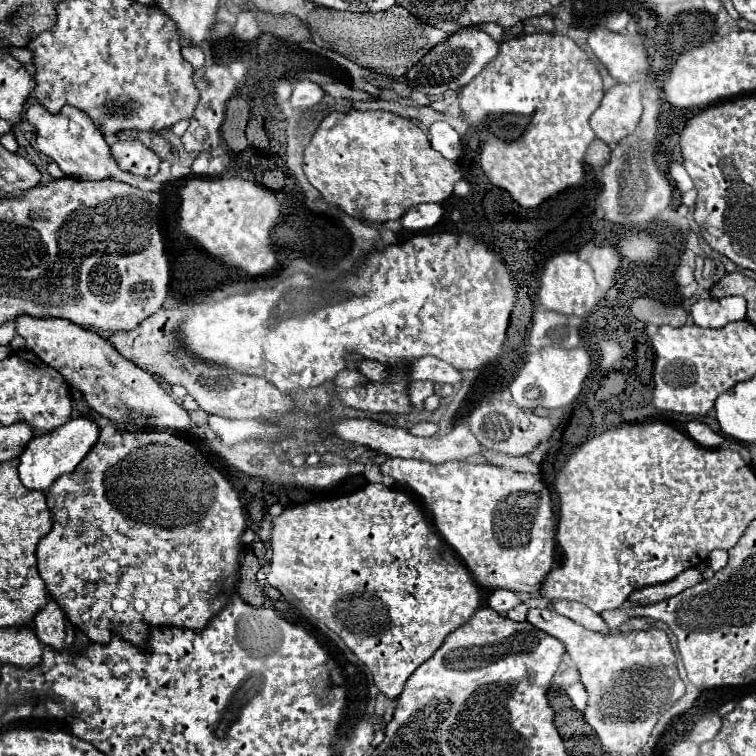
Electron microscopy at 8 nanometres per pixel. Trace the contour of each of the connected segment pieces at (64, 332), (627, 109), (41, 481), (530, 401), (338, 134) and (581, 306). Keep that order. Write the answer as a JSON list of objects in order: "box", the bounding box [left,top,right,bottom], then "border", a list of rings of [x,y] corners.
[{"box":[15,316,191,432],"border":[[[21,316],[15,324],[17,334],[25,338],[27,348],[33,350],[47,366],[55,368],[73,390],[81,392],[85,404],[99,416],[119,424],[131,424],[135,430],[171,428],[183,432],[189,428],[191,418],[187,410],[163,390],[155,376],[113,350],[113,344],[95,330],[81,328],[63,318]]]},{"box":[591,84,641,146],"border":[[[617,84],[605,92],[601,106],[593,112],[591,128],[599,140],[615,146],[635,132],[641,112],[641,86]]]},{"box":[19,416,99,492],"border":[[[87,416],[71,418],[69,422],[65,422],[65,426],[57,426],[57,430],[51,430],[49,434],[35,436],[25,446],[23,454],[19,456],[19,460],[21,460],[19,478],[21,478],[23,486],[29,490],[47,492],[59,476],[69,474],[71,470],[77,468],[77,464],[89,454],[89,450],[93,448],[93,444],[97,440],[99,440],[99,426],[95,420],[91,420]]]},{"box":[507,348,591,408],"border":[[[541,348],[533,354],[527,356],[527,362],[519,368],[519,372],[509,380],[507,388],[513,396],[513,402],[521,408],[561,408],[571,404],[581,388],[583,388],[583,380],[589,374],[589,364],[591,358],[583,348],[573,348],[573,350],[563,350],[563,348]]]},{"box":[303,110,461,222],"border":[[[349,110],[325,116],[305,148],[303,170],[307,180],[329,204],[339,206],[349,216],[367,222],[399,220],[411,206],[423,202],[443,202],[451,196],[455,182],[461,180],[459,166],[437,154],[417,124],[393,112],[381,110]]]},{"box":[539,252,597,318],"border":[[[561,252],[545,264],[541,284],[539,284],[539,302],[553,312],[565,316],[579,316],[585,318],[597,304],[597,282],[593,278],[593,270],[587,262],[583,262],[575,252]]]}]

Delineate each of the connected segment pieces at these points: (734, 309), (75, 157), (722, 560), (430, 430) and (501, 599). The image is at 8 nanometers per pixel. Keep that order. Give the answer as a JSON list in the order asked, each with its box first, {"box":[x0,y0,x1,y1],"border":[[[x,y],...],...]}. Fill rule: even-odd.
[{"box":[689,296,747,328],"border":[[[727,296],[721,300],[701,298],[695,304],[691,304],[689,314],[693,322],[701,328],[723,328],[731,322],[745,320],[747,306],[745,298],[741,296]]]},{"box":[25,104,143,186],"border":[[[35,104],[35,106],[27,108],[25,118],[37,130],[39,152],[49,156],[53,162],[57,162],[57,166],[63,170],[65,176],[85,178],[85,180],[119,180],[119,182],[127,182],[127,184],[133,184],[133,186],[137,186],[143,180],[143,178],[137,178],[129,172],[123,172],[117,166],[115,158],[109,152],[109,144],[105,142],[105,138],[97,130],[97,126],[93,126],[89,116],[83,114],[81,110],[65,106],[65,110],[61,110],[61,114],[53,116],[43,106]]]},{"box":[707,550,727,572],"border":[[[713,550],[713,552],[709,554],[709,558],[707,558],[707,566],[709,566],[713,572],[721,570],[725,564],[727,564],[727,550]]]},{"box":[409,422,439,436],"border":[[[419,422],[409,432],[415,434],[415,436],[435,436],[439,432],[439,424],[435,424],[435,422]]]},{"box":[489,590,521,614],"border":[[[497,590],[495,594],[491,594],[489,598],[489,606],[499,612],[499,614],[507,614],[507,610],[515,608],[517,604],[521,604],[521,600],[517,598],[517,594],[509,592],[509,590]]]}]

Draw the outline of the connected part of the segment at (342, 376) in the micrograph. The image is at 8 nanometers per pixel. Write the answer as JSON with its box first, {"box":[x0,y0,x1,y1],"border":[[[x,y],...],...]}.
{"box":[334,368,367,389],"border":[[[345,368],[336,376],[334,383],[338,387],[349,389],[363,384],[366,381],[367,378],[360,374],[359,371]]]}

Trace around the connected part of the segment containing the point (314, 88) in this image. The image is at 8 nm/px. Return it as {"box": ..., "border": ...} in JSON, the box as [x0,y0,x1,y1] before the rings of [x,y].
{"box":[291,80,325,108],"border":[[[299,80],[293,86],[291,104],[295,108],[311,108],[311,106],[319,104],[323,96],[325,96],[325,90],[319,84],[315,84],[311,80]]]}

